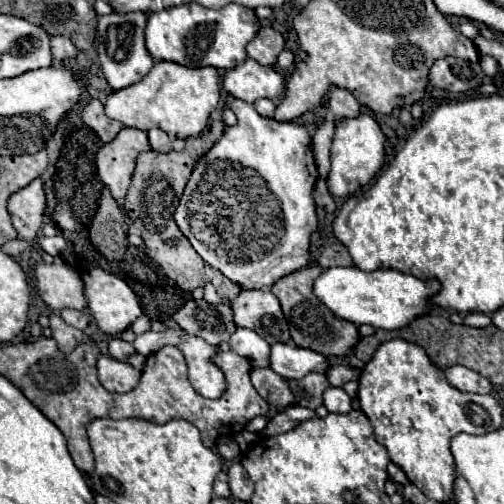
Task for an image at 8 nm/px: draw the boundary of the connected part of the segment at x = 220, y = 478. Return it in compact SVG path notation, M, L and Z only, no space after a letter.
M220 471L216 475L216 481L214 481L214 493L220 495L220 497L228 497L230 495L230 489L228 489L228 481L226 481L226 473Z

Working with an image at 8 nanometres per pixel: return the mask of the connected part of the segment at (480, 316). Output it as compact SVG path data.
M468 313L468 315L464 317L464 323L466 323L466 325L472 325L472 327L486 327L486 325L492 323L492 319L490 319L490 315L486 315L486 313Z

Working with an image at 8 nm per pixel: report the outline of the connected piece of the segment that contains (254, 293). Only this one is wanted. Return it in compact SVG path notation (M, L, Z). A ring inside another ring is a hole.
M246 289L232 303L234 321L262 335L270 345L290 341L288 323L280 309L278 297L270 289Z

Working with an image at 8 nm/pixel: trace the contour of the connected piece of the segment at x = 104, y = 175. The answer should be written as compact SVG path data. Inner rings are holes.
M124 127L114 141L102 145L96 153L96 167L98 175L104 185L112 191L116 201L124 201L130 179L134 173L136 157L142 151L148 151L150 143L144 131Z

